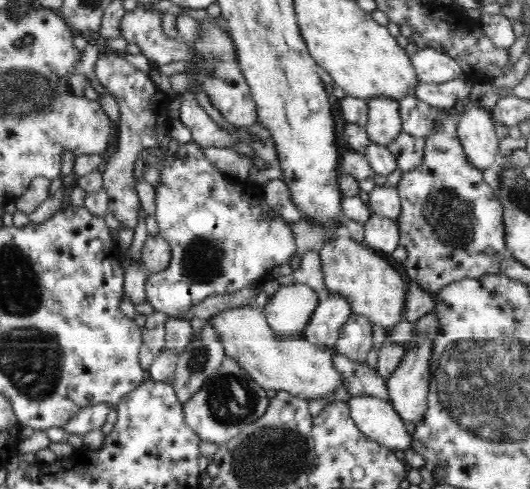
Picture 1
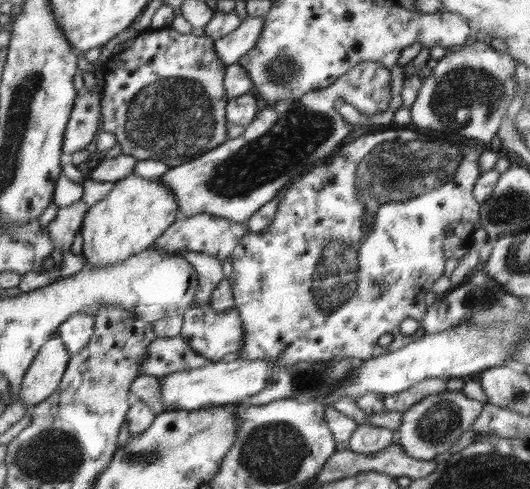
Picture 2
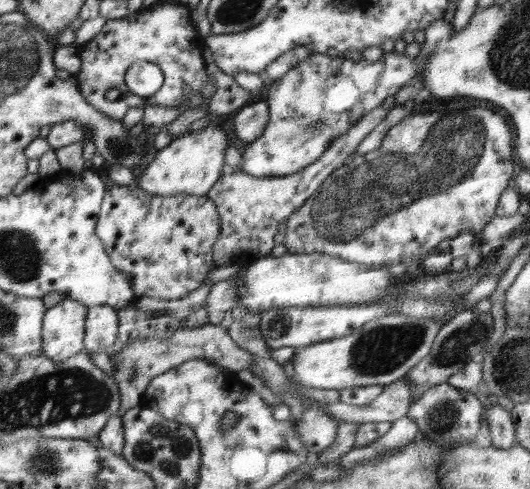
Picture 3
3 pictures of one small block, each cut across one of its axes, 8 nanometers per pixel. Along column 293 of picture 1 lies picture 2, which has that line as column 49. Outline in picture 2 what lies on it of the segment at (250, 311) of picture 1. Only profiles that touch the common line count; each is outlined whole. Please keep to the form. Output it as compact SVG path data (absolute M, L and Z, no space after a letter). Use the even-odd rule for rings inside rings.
M56 335L40 347L20 386L20 399L29 410L57 389L71 358L65 343Z

